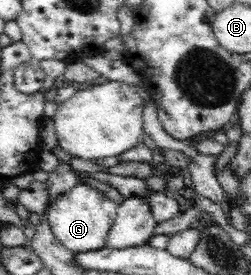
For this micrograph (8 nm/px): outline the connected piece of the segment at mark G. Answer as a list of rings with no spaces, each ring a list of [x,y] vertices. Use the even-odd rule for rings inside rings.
[[[79,183],[53,199],[53,203],[48,203],[45,217],[54,236],[69,251],[97,251],[106,247],[106,239],[117,218],[118,207],[119,204],[107,198],[103,192]]]

